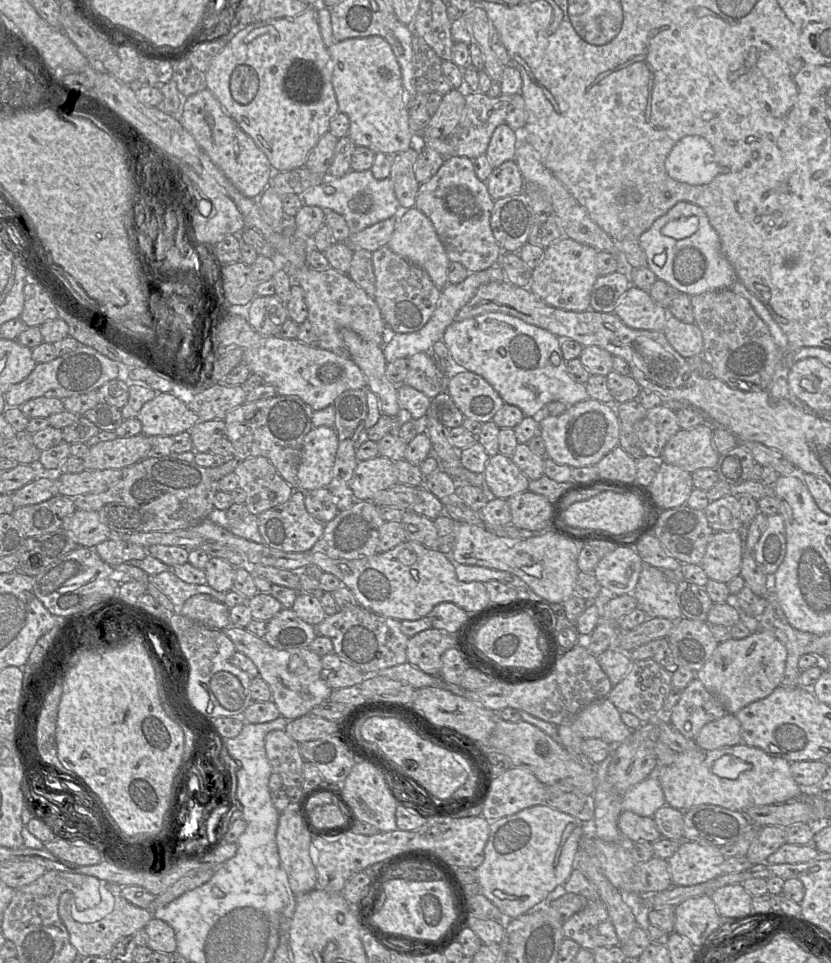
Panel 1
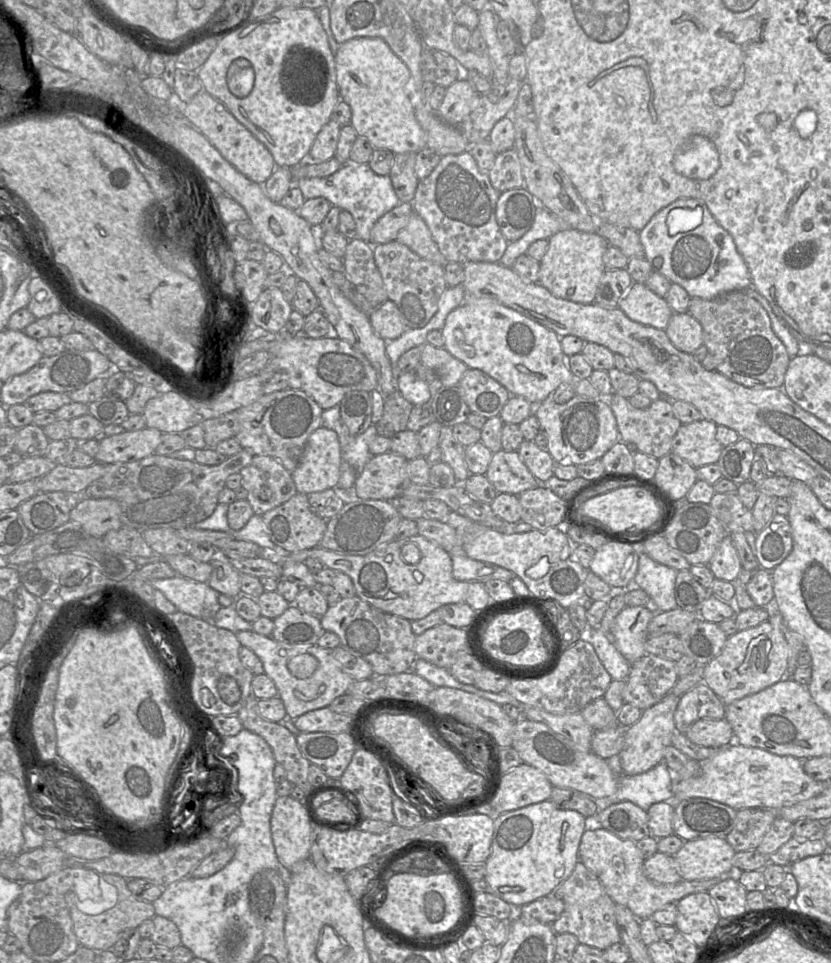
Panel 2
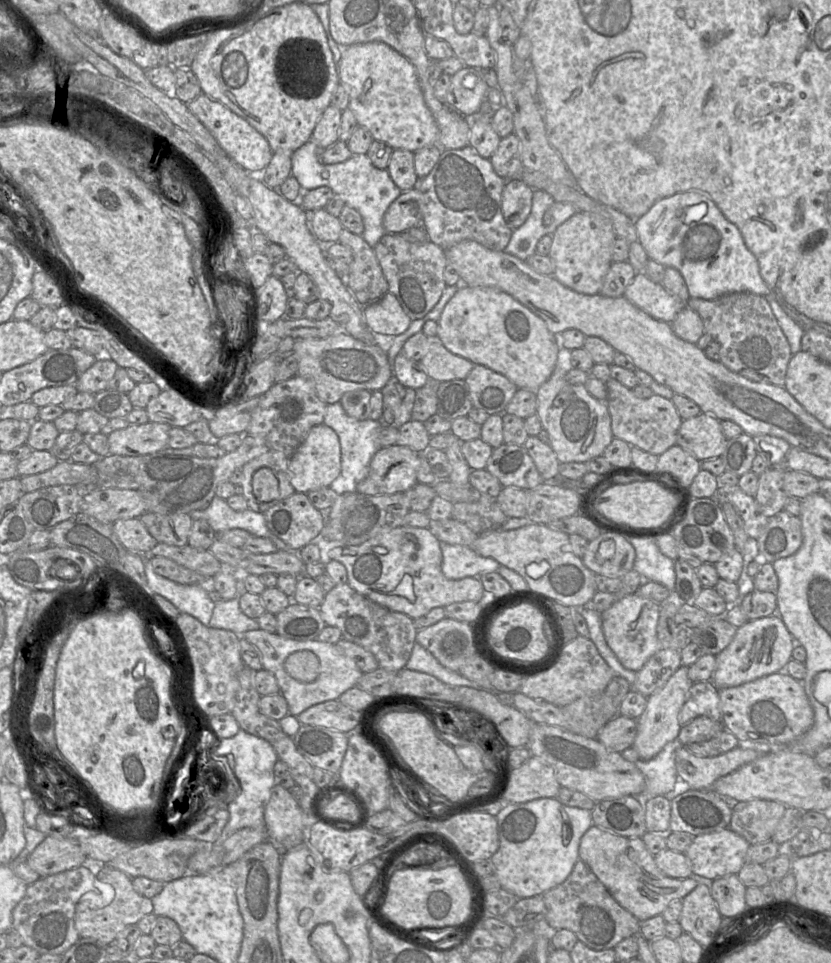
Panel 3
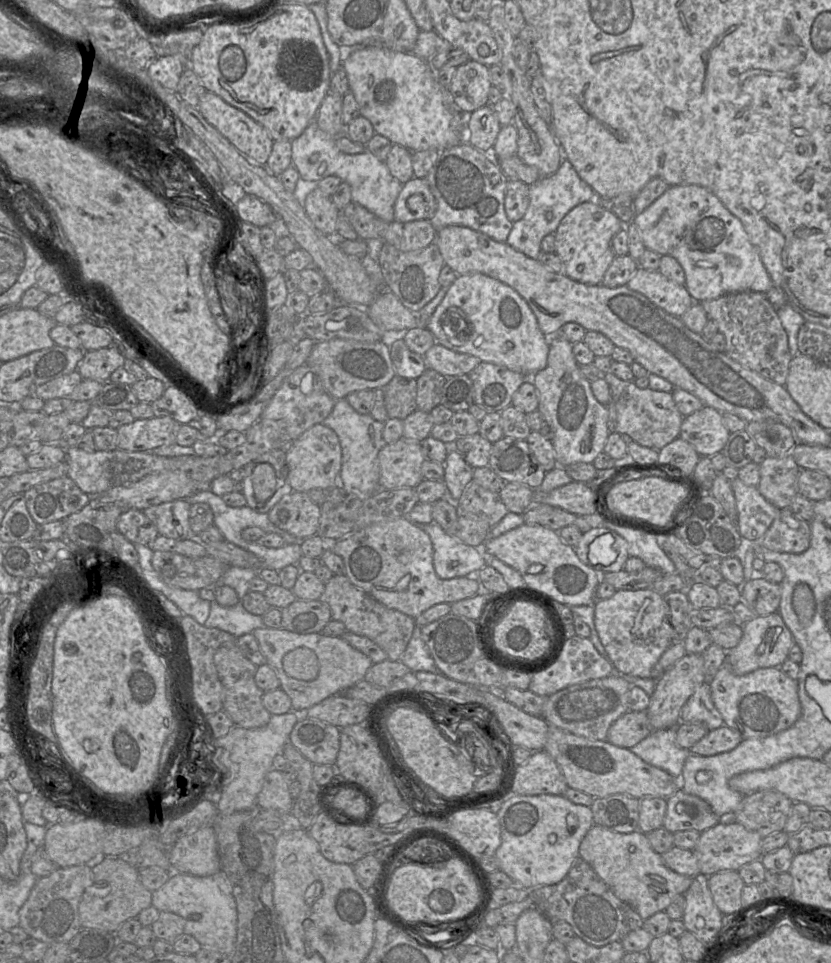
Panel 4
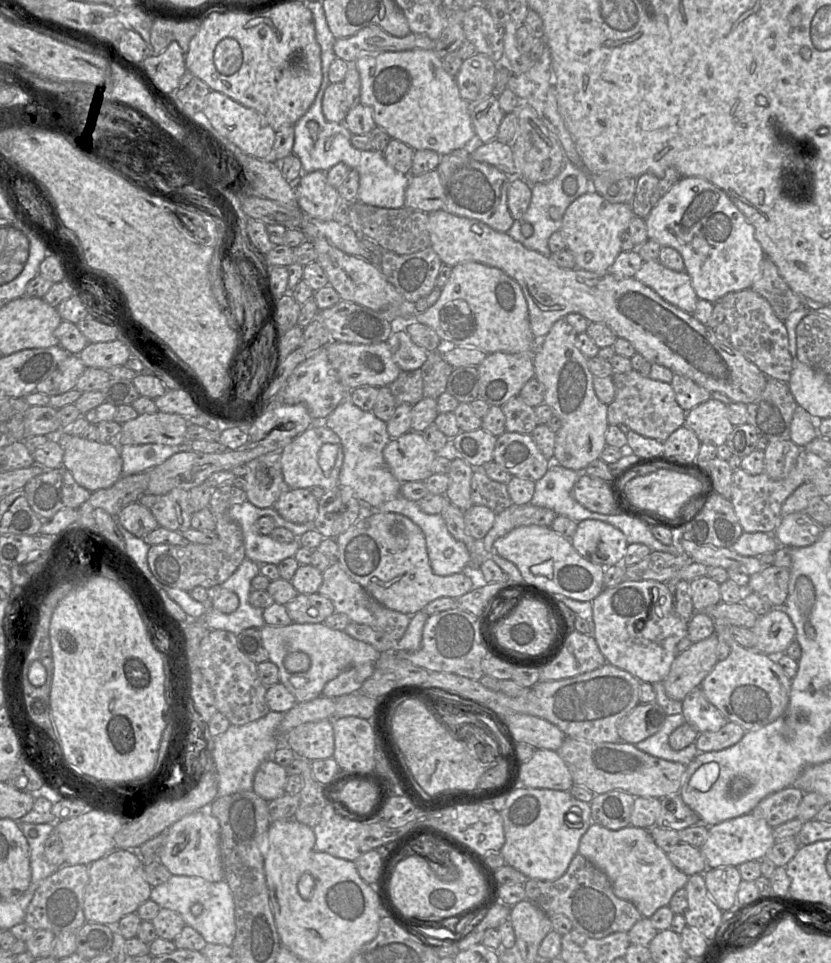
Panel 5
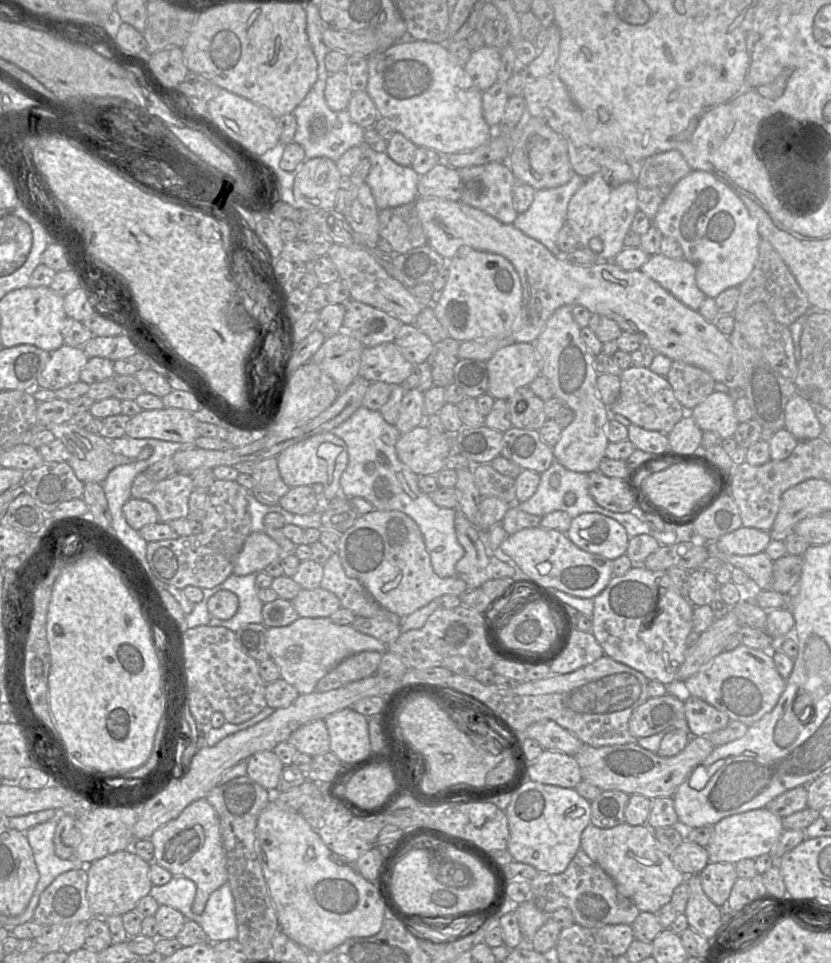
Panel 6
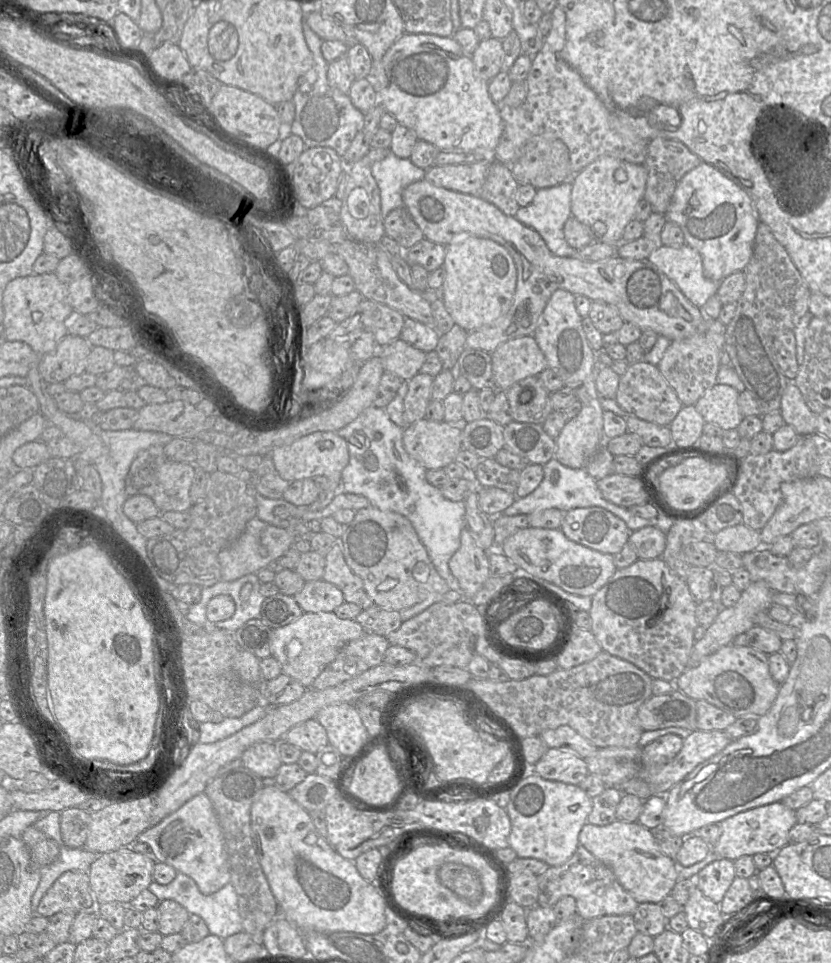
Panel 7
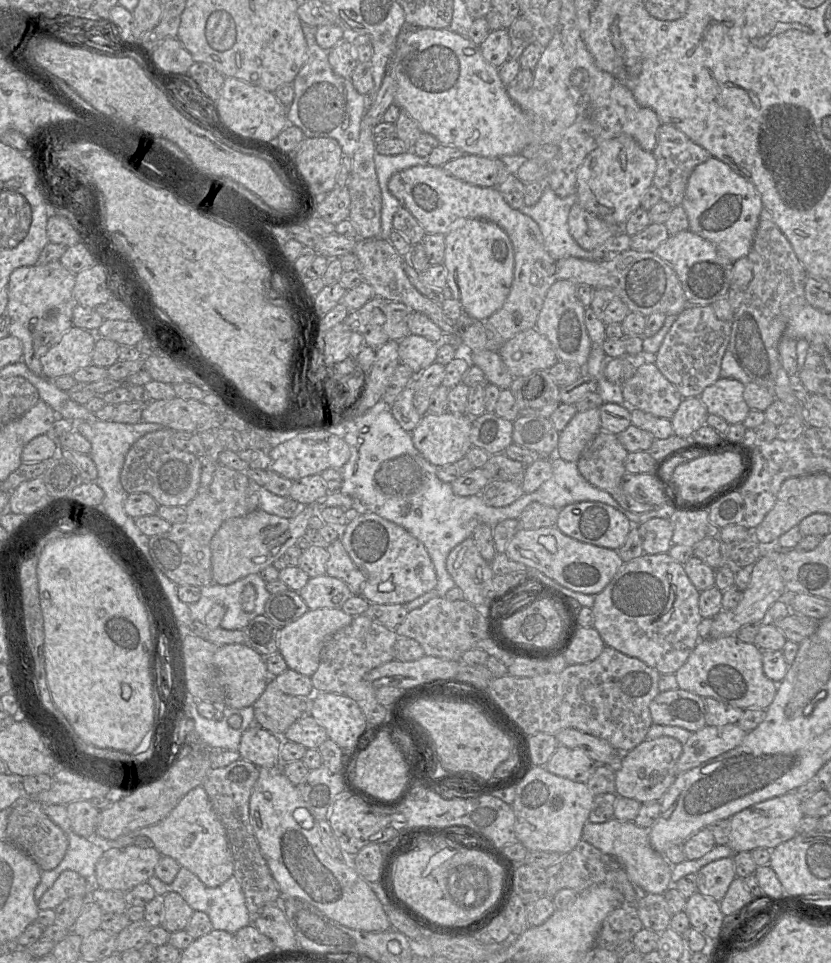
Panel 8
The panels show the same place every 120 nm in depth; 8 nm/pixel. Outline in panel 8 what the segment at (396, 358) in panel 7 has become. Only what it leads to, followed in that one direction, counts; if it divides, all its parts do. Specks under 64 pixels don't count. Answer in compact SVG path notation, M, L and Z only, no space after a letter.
M409 334L398 343L400 363L409 366L415 374L436 362L438 344L423 336Z

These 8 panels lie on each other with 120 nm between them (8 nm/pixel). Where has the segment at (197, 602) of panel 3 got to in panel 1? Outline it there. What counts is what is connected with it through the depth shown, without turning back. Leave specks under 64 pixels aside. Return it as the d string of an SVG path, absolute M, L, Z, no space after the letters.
M162 572L151 576L152 582L165 594L175 606L175 613L184 603L197 594L207 594L224 603L225 594L211 588L207 583L203 585L189 584L179 579L173 572Z

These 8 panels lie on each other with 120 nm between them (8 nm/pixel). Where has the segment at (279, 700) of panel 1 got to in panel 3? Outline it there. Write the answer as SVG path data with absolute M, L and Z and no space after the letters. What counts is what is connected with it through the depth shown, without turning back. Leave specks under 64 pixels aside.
M262 629L248 631L240 637L260 651L263 669L276 678L280 694L286 699L288 714L293 716L298 716L313 705L338 699L345 691L356 686L363 675L356 663L335 644L318 639L287 639L278 633L269 633Z

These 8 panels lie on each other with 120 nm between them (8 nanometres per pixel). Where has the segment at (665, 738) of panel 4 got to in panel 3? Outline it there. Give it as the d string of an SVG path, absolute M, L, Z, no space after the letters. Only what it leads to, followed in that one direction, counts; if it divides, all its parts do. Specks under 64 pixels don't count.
M678 740L669 742L649 760L640 759L632 746L621 752L623 758L635 763L645 777L645 787L641 795L643 800L665 795L674 788L677 779L675 757L679 745Z

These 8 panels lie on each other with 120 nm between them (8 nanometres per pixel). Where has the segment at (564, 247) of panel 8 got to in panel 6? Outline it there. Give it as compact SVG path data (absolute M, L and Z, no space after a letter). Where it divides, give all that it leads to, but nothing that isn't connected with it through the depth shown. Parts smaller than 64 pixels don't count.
M573 173L564 185L535 190L529 208L517 215L512 223L527 236L542 243L552 254L561 257L557 234L567 221L568 204L584 178Z

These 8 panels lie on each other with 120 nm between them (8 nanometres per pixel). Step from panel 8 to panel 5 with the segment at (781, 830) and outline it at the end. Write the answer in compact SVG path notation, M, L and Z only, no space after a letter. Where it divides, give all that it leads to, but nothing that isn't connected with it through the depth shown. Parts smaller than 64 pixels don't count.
M752 813L725 820L708 827L708 835L700 850L707 868L736 866L751 861L762 860L775 843L773 828L762 818Z

